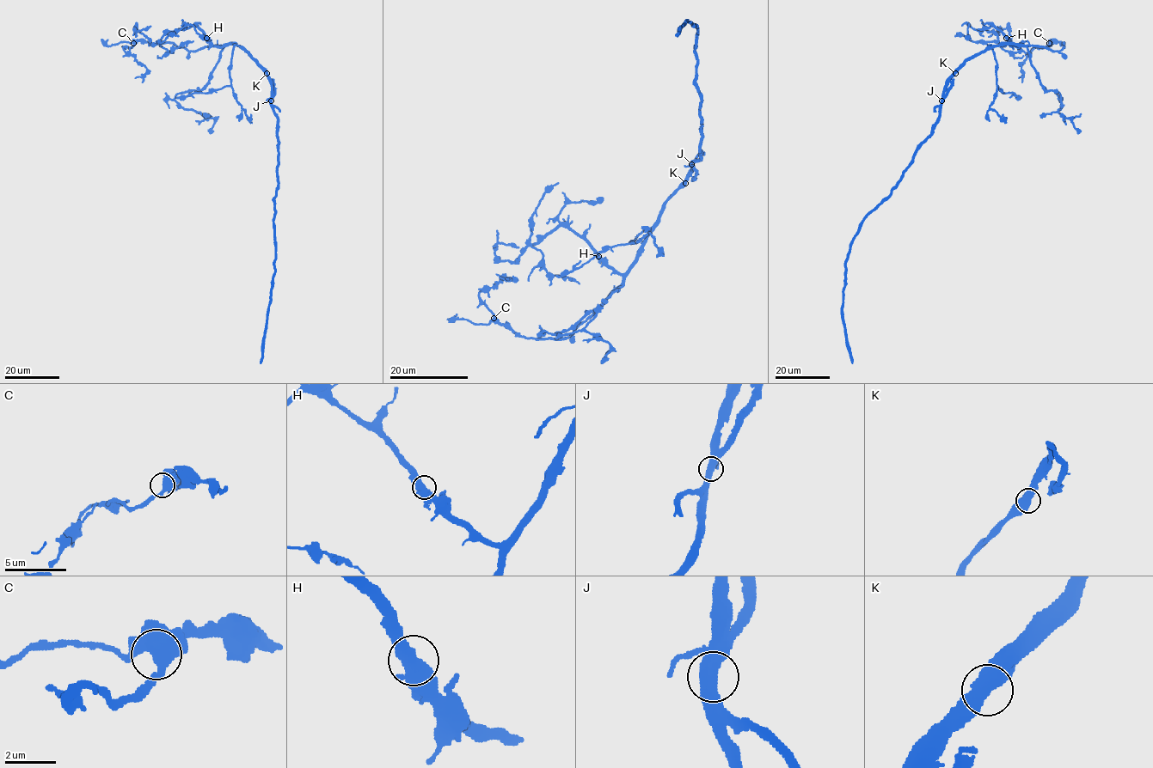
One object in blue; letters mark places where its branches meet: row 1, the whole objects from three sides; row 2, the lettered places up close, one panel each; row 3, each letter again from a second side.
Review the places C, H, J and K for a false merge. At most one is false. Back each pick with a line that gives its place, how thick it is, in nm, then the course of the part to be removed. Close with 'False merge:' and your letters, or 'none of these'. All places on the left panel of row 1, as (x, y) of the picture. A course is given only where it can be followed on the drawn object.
J: (271, 100) | 550 nm | (271, 100), (274, 94), (272, 79)
False merge: J

